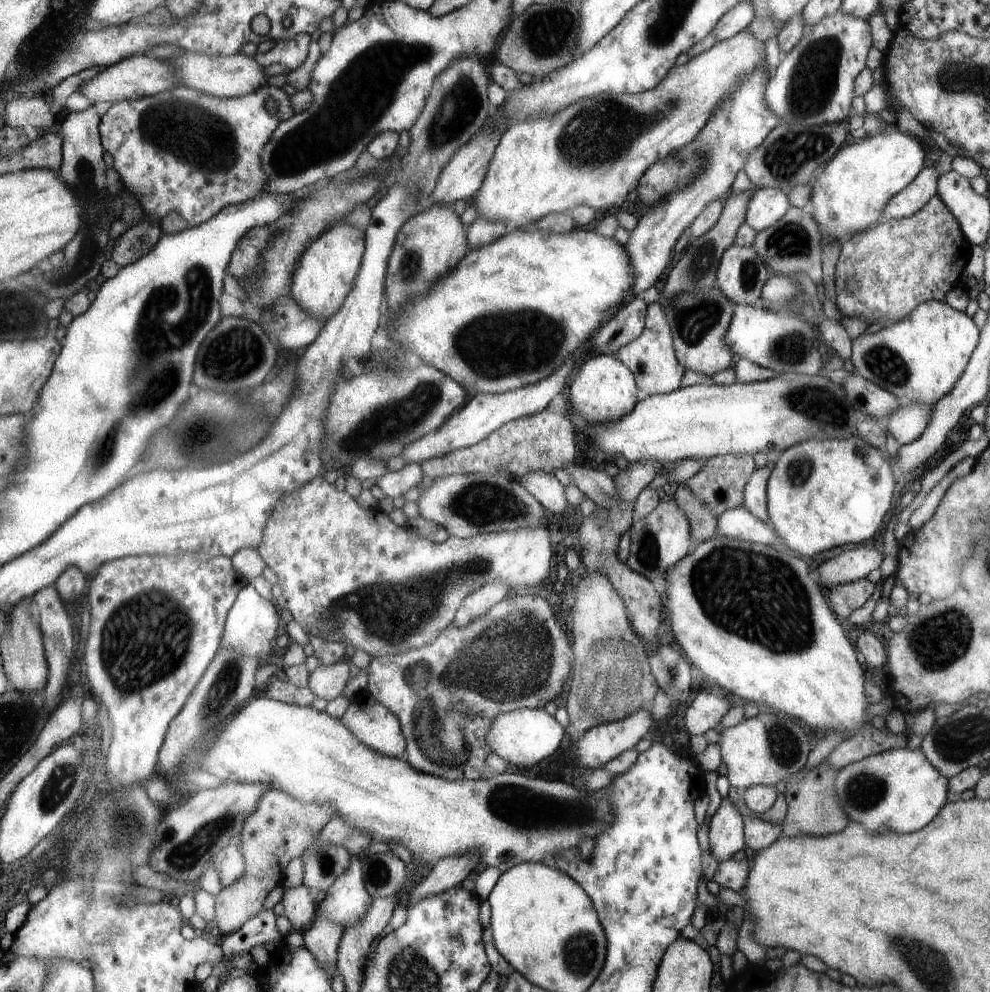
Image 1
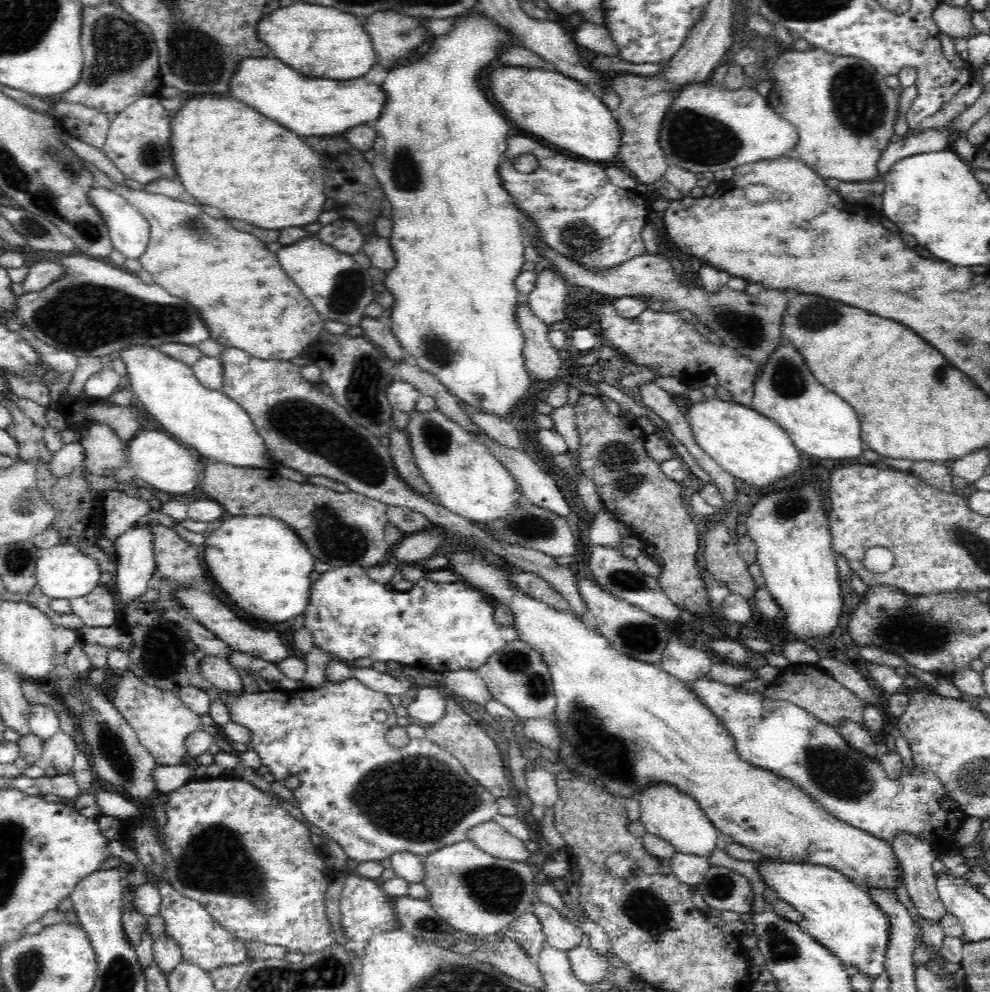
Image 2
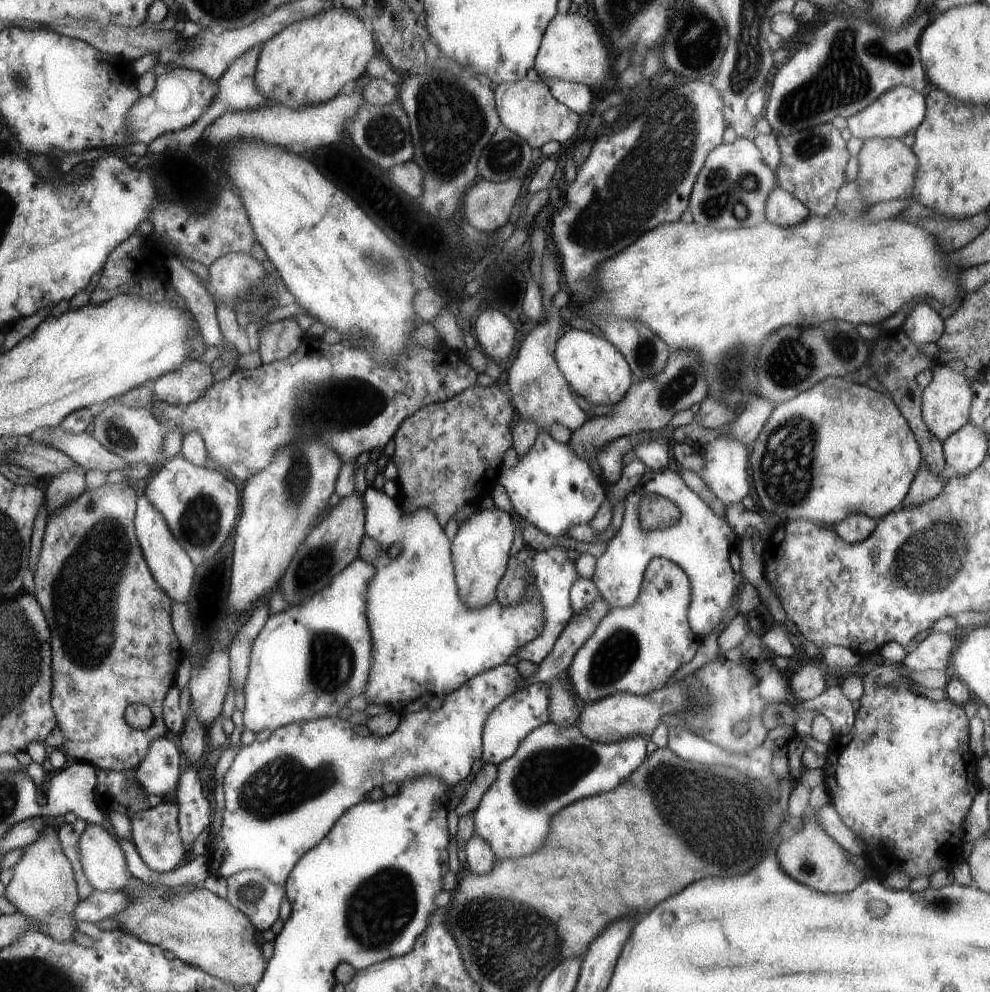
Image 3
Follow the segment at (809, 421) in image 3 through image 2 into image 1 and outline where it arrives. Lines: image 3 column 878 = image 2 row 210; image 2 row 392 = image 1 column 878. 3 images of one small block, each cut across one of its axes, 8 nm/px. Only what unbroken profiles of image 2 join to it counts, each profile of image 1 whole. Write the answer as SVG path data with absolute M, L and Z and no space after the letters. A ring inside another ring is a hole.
M853 435L849 439L810 439L783 450L773 463L767 482L769 524L785 540L786 547L798 554L812 556L838 546L870 543L870 536L876 536L876 530L892 508L894 478L890 462L882 458L881 451L858 436Z

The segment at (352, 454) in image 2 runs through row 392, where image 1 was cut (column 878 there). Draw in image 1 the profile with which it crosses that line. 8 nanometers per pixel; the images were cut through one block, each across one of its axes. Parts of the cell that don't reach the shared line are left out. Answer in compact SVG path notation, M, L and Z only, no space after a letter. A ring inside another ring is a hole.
M936 194L912 216L880 222L845 238L835 271L837 308L844 317L866 322L868 326L879 322L889 327L907 317L923 302L945 301L947 292L961 283L966 262L970 260L971 248L972 244L965 238L953 211Z

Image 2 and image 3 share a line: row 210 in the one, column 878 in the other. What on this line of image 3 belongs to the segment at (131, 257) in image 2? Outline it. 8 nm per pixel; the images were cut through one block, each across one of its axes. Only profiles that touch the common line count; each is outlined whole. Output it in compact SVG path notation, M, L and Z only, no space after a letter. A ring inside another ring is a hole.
M898 84L890 88L888 92L882 94L877 101L872 102L866 109L860 110L853 116L846 118L848 128L853 136L862 138L862 141L868 138L903 138L911 130L916 131L918 126L926 119L926 95L927 92L918 92L912 86Z

